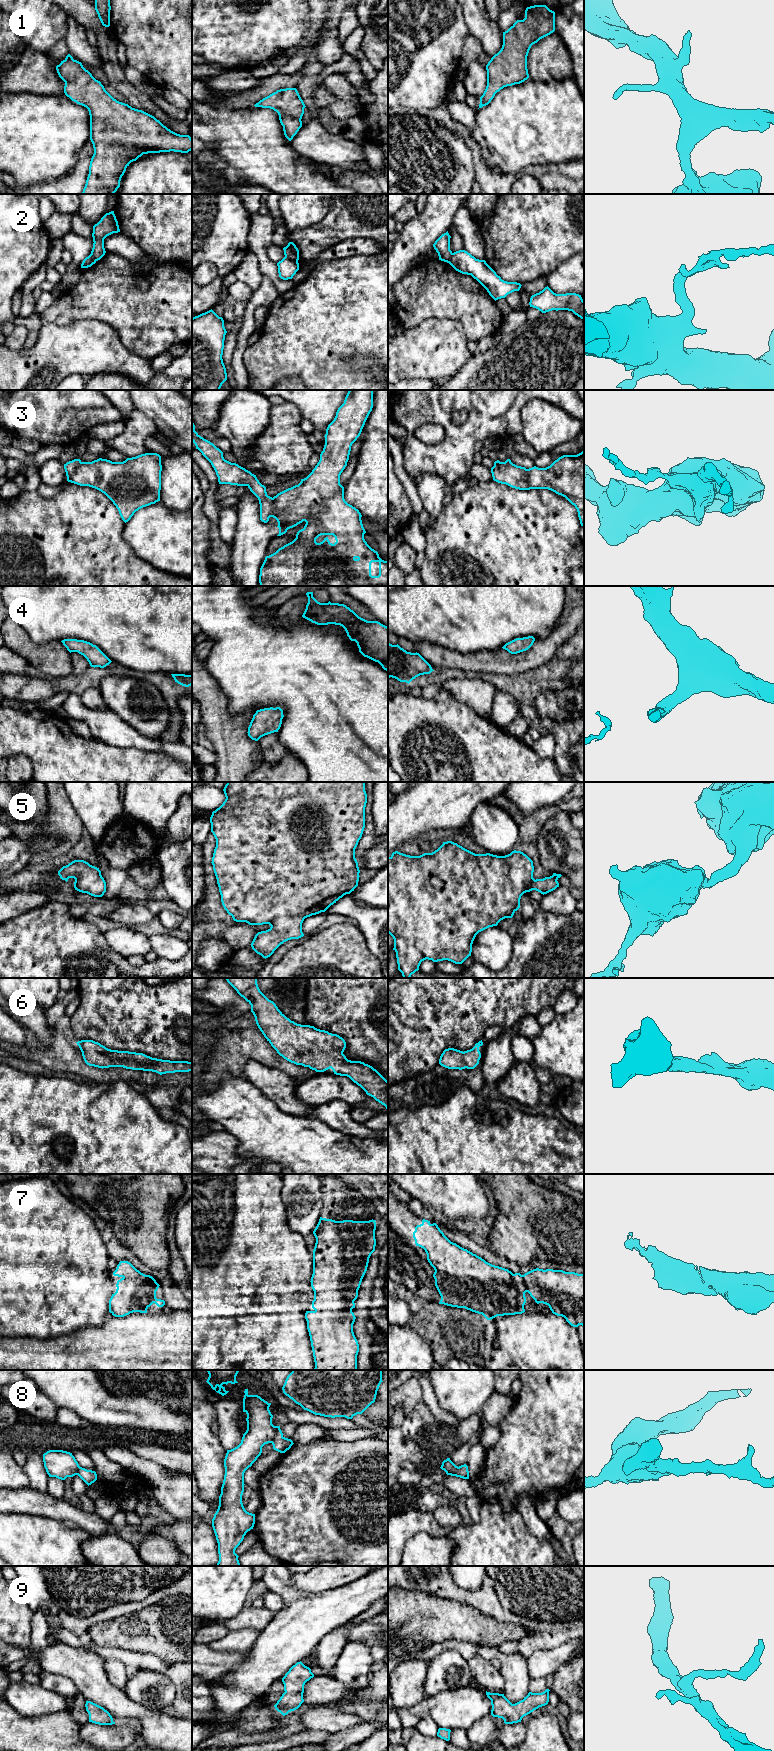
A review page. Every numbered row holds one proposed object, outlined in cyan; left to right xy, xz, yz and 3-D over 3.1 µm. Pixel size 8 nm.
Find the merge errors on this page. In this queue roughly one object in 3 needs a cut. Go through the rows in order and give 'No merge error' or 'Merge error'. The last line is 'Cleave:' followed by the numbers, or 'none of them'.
1: No merge error
2: Merge error
3: Merge error
4: No merge error
5: No merge error
6: No merge error
7: No merge error
8: Merge error
9: No merge error
Cleave: 2, 3, 8

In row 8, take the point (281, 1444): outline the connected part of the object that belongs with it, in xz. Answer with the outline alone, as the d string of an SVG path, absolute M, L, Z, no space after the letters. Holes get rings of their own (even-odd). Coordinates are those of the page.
M277 1426L277 1434L272 1442L273 1449L280 1453L285 1453L293 1444L294 1443L291 1439L283 1436L280 1426Z

